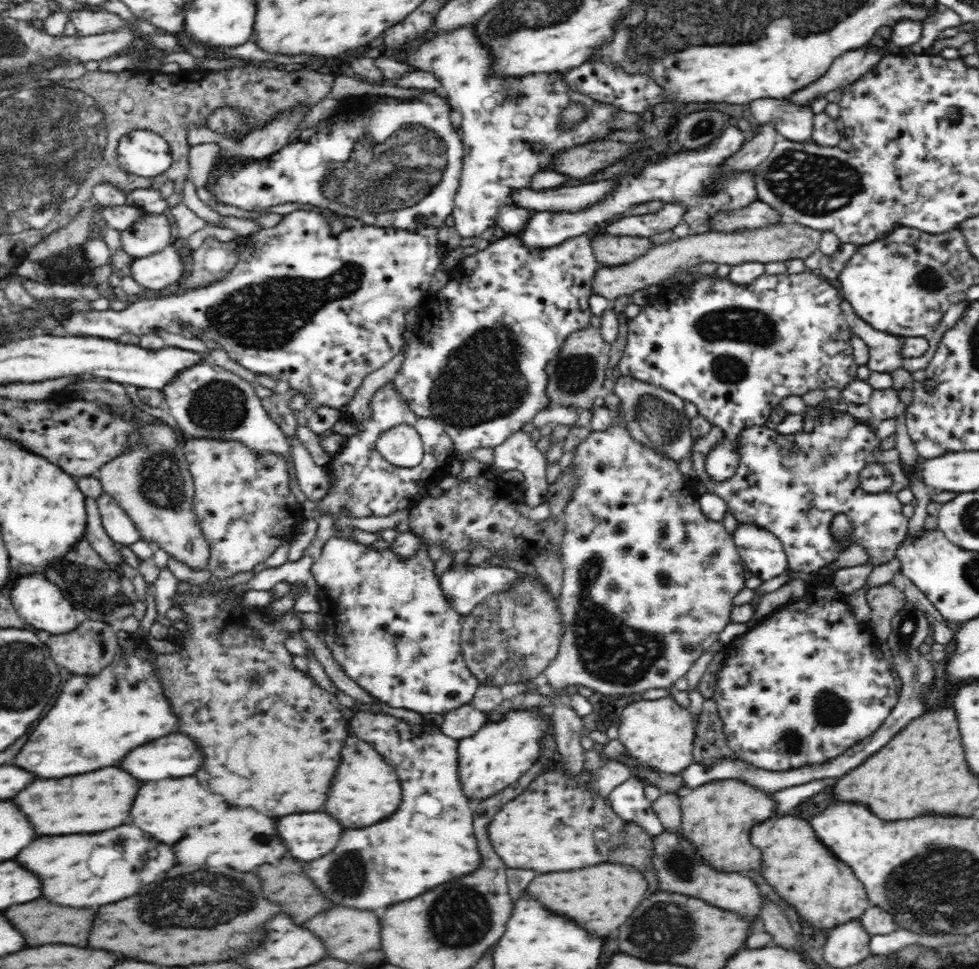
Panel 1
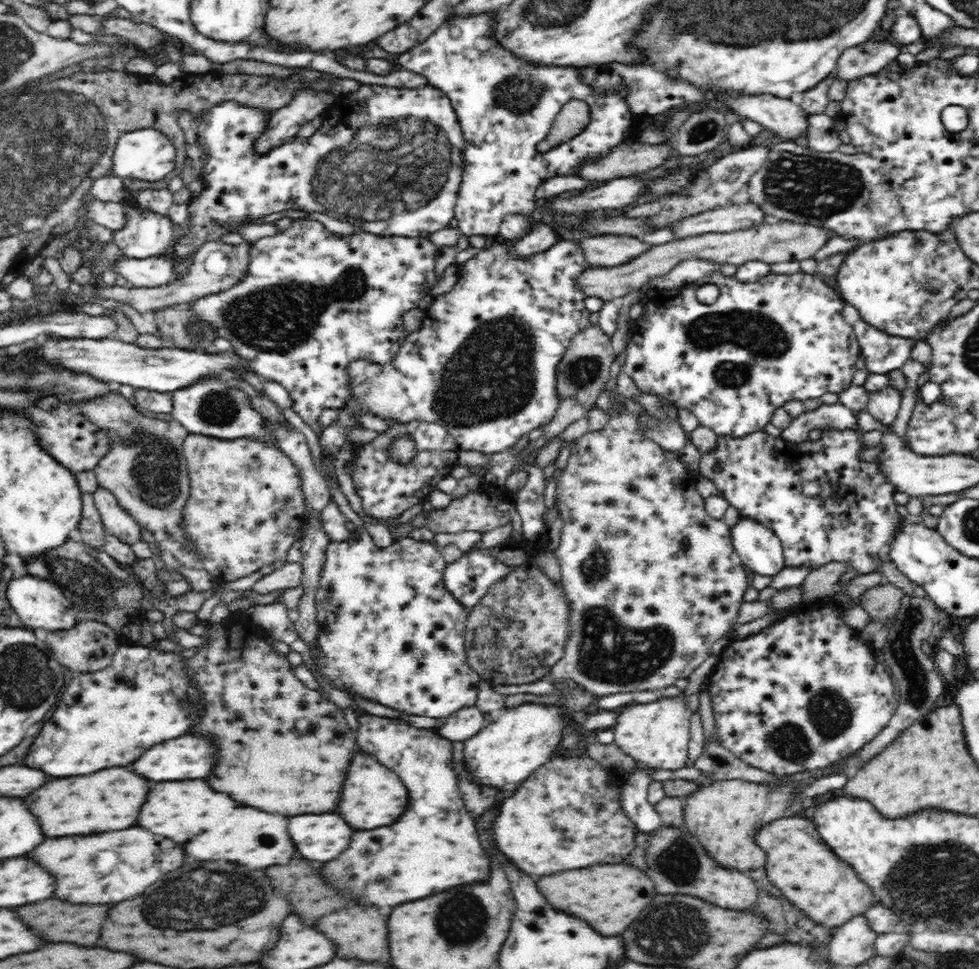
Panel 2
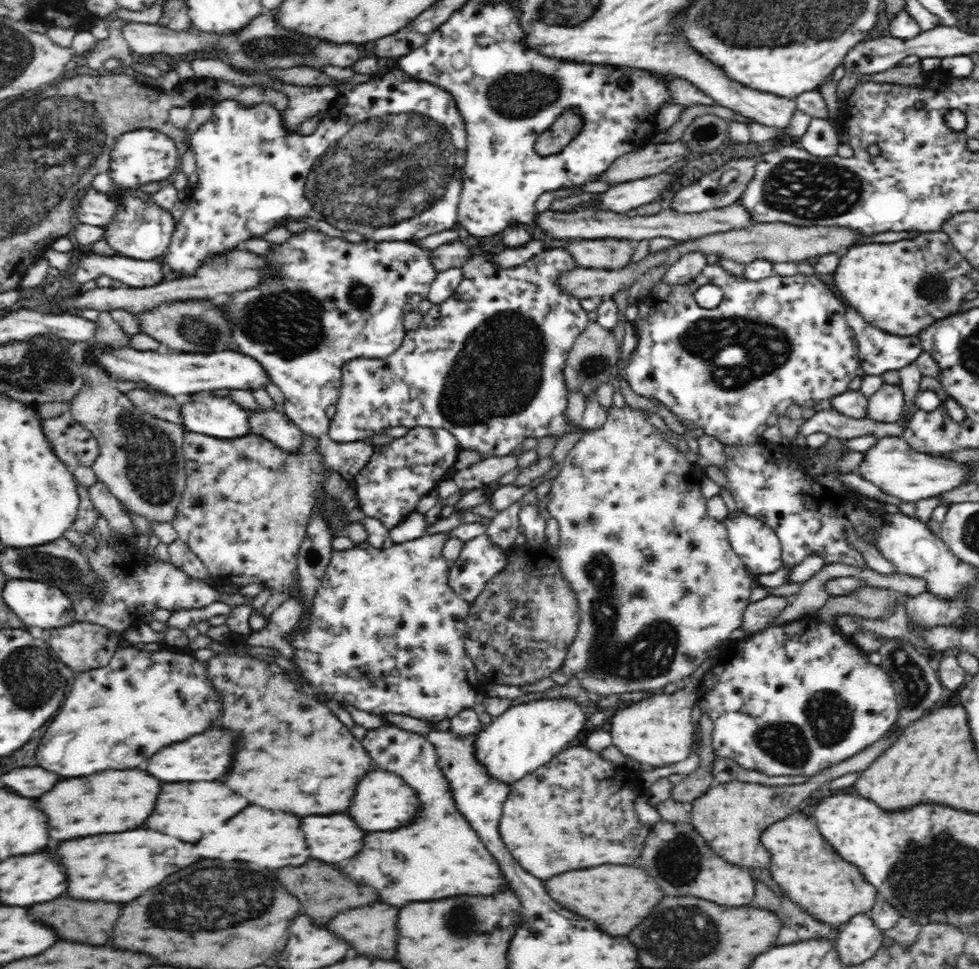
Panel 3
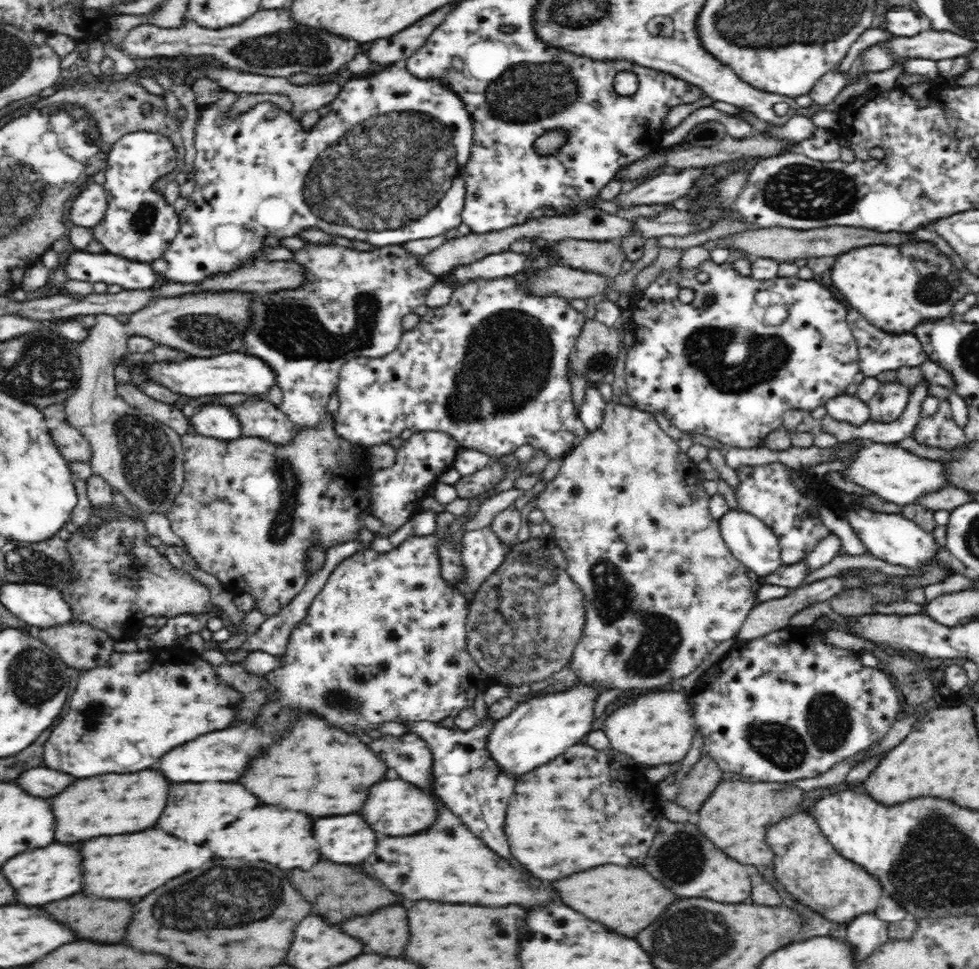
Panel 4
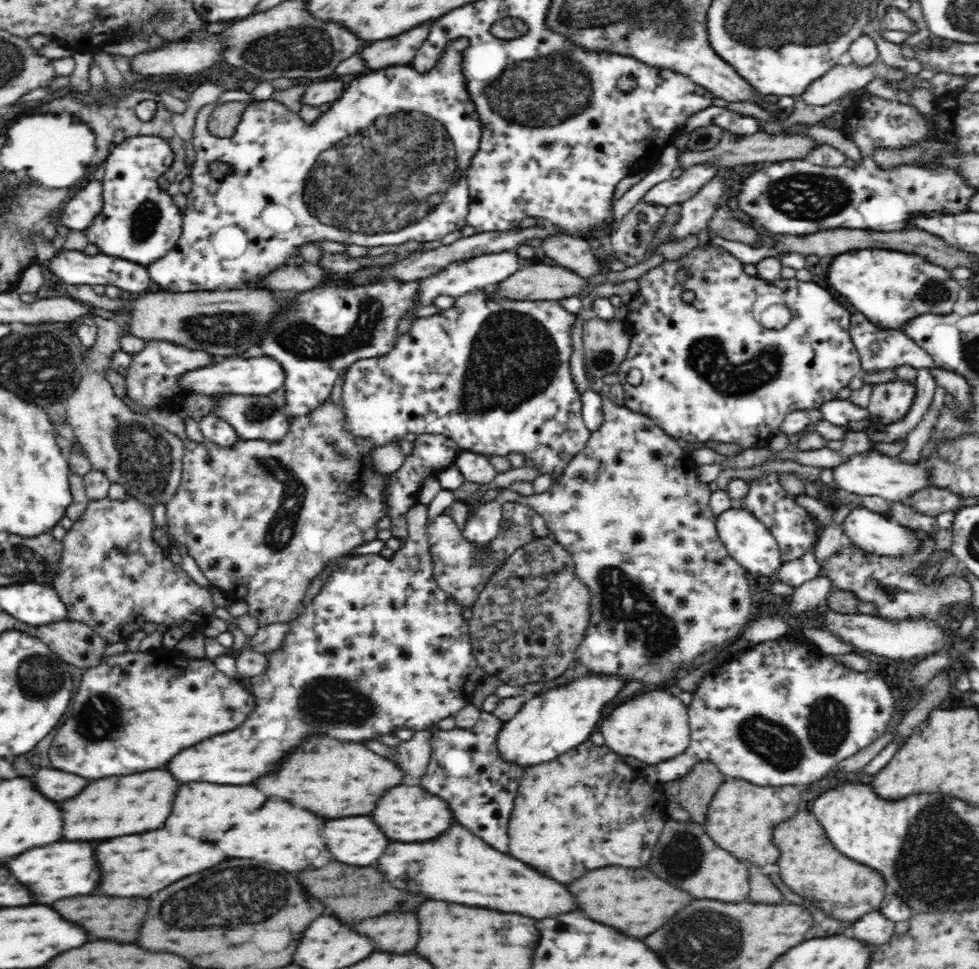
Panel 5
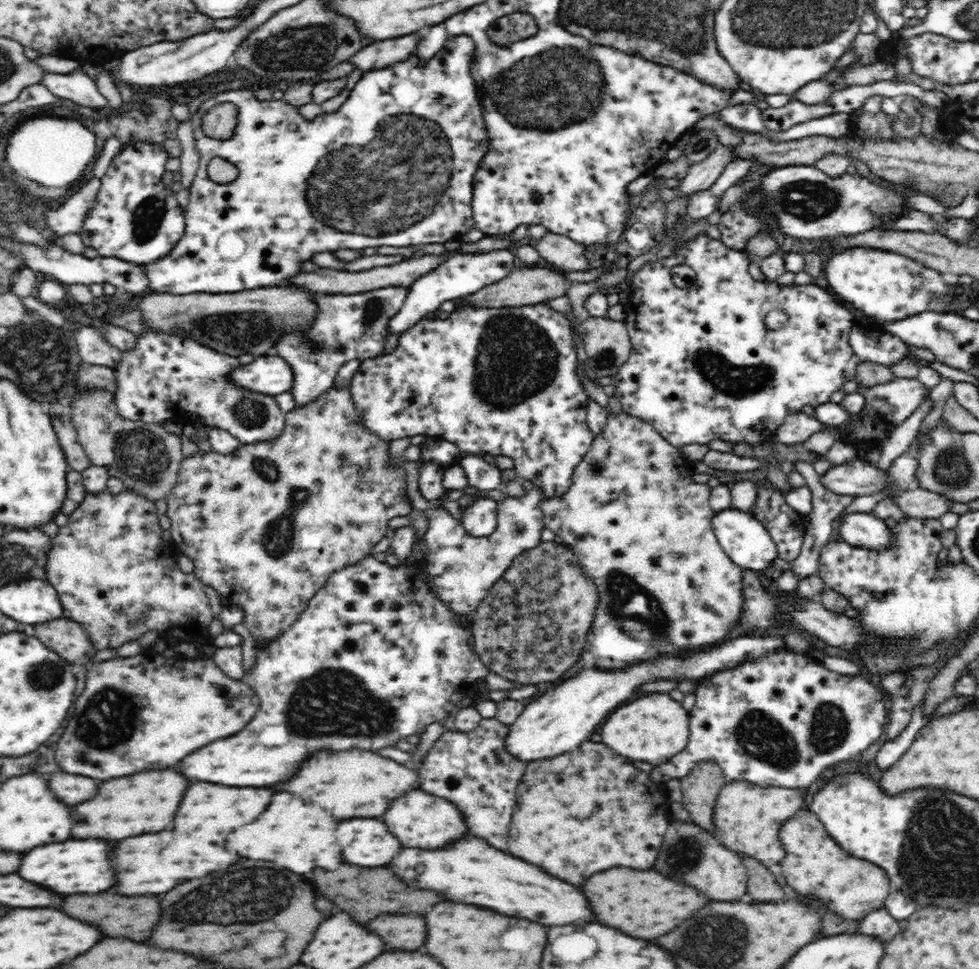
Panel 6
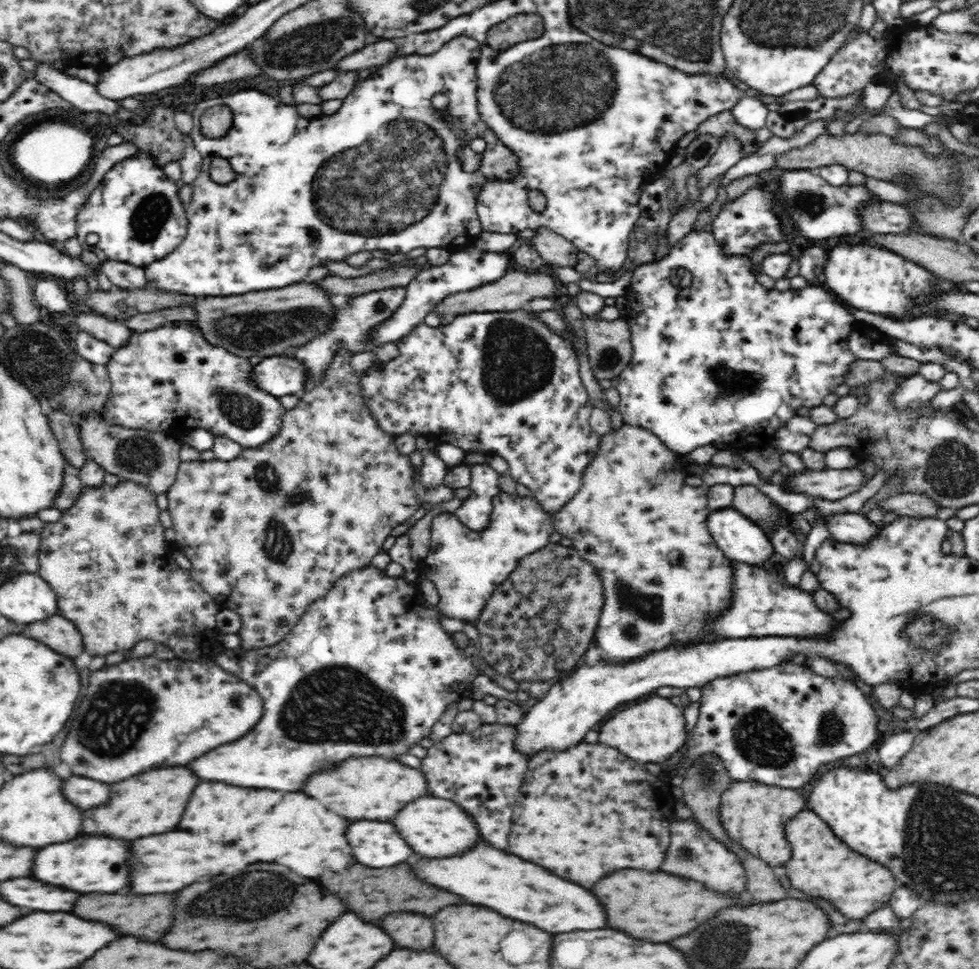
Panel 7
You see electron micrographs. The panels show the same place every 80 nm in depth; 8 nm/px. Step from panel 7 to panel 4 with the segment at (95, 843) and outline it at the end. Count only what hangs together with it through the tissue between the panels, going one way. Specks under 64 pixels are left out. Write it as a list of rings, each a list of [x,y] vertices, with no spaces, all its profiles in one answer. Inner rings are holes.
[[[60,842],[10,858],[8,862],[4,862],[2,872],[16,888],[18,902],[26,906],[42,906],[68,898],[78,892],[78,886],[82,886],[82,874],[78,874],[78,848]]]

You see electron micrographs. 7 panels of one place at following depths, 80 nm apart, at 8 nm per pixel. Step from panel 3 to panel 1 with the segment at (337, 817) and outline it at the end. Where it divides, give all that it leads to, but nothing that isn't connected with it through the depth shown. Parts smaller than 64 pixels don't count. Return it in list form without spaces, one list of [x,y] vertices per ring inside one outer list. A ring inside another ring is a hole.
[[[322,812],[290,814],[278,820],[278,832],[288,846],[288,852],[300,860],[310,860],[318,858],[318,854],[326,854],[326,850],[334,846],[338,830],[342,830],[342,826],[338,826],[338,822]]]

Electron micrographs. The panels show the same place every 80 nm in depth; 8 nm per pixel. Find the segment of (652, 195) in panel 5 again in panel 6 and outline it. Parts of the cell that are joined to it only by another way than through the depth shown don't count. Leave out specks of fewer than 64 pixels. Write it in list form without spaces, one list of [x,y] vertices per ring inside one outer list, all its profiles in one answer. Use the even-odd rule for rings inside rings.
[[[720,143],[706,160],[690,165],[687,176],[677,188],[674,188],[674,190],[662,188],[661,197],[667,203],[674,200],[678,194],[691,195],[694,192],[708,190],[734,159],[736,158],[731,146],[724,146]]]

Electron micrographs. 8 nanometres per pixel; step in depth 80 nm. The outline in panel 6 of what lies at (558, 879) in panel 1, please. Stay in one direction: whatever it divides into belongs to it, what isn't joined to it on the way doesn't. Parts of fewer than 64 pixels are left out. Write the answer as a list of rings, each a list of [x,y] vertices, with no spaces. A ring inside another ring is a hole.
[[[612,868],[600,874],[594,874],[586,884],[582,884],[582,892],[590,900],[590,906],[600,924],[608,924],[612,928],[622,930],[634,938],[654,940],[662,934],[668,934],[678,926],[678,922],[690,918],[710,902],[704,894],[698,894],[694,886],[678,884],[670,878],[654,870],[626,870],[626,868]]]

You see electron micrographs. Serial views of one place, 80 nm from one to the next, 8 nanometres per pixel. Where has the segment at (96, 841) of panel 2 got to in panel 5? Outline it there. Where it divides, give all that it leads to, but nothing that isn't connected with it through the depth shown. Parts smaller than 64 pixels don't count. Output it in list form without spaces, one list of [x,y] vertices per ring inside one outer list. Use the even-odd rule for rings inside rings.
[[[152,830],[144,834],[132,834],[122,838],[110,838],[96,844],[96,860],[102,870],[102,884],[98,890],[110,896],[144,896],[162,890],[162,886],[170,886],[170,882],[178,882],[178,878],[186,878],[186,874],[196,874],[206,868],[212,868],[216,862],[216,854],[220,852],[216,846],[190,842],[190,838],[182,838],[182,834],[174,834],[170,830]]]

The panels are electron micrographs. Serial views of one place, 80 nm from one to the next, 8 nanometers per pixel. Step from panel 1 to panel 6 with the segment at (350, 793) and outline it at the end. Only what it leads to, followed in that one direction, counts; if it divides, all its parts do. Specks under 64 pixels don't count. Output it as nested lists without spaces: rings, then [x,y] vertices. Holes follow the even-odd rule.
[[[420,788],[394,800],[390,810],[384,814],[384,822],[404,846],[422,846],[422,850],[438,850],[438,846],[446,846],[454,843],[454,838],[461,839],[470,834],[464,815],[455,804]]]

